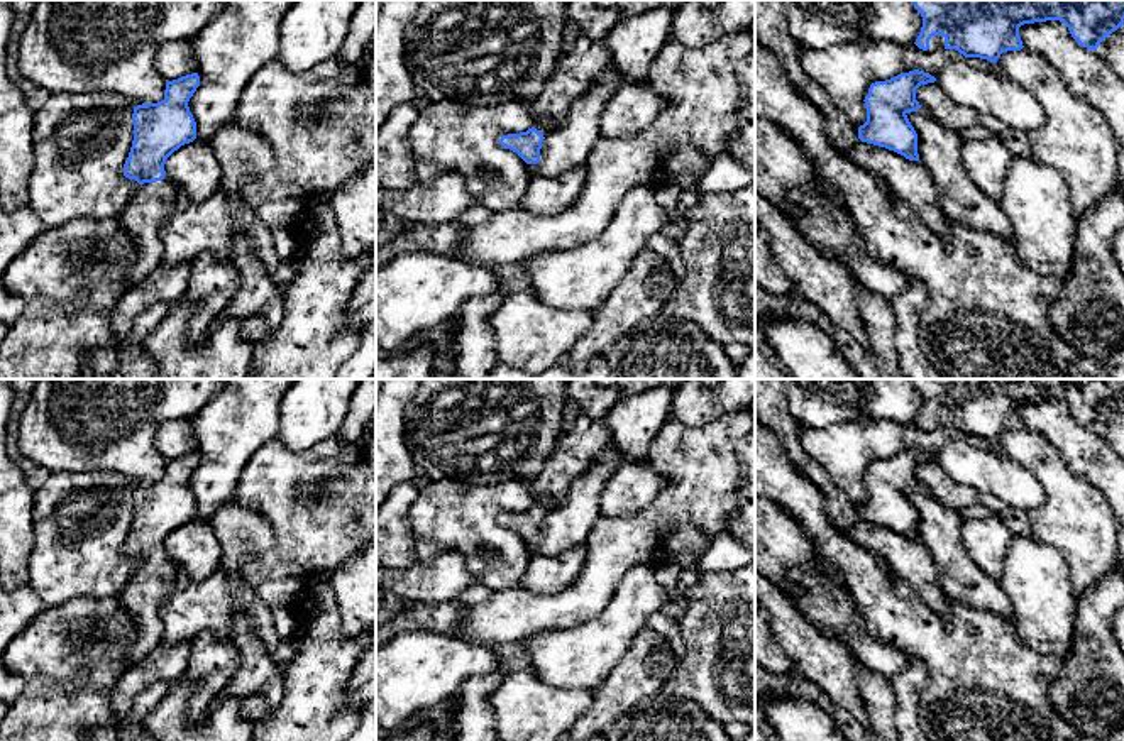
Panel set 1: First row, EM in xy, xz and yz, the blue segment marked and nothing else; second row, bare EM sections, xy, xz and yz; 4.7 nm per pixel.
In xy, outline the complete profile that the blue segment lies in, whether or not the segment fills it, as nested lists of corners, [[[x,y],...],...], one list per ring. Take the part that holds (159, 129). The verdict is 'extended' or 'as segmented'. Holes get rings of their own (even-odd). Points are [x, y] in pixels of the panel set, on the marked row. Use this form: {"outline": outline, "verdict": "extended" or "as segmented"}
{"outline": [[[191,73],[168,81],[161,102],[134,107],[134,140],[124,164],[124,176],[135,179],[139,188],[124,210],[122,220],[135,240],[137,261],[127,289],[159,271],[161,228],[179,191],[168,179],[164,164],[174,151],[196,139],[196,122],[188,102],[198,86],[200,76]]], "verdict": "extended"}

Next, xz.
{"outline": [[[535,124],[526,132],[508,134],[499,139],[499,144],[516,152],[526,164],[540,161],[542,142],[550,132],[550,124]]], "verdict": "extended"}

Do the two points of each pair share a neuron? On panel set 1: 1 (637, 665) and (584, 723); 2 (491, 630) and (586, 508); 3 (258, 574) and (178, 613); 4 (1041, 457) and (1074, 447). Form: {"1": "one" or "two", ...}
{"1": "one", "2": "two", "3": "two", "4": "two"}

